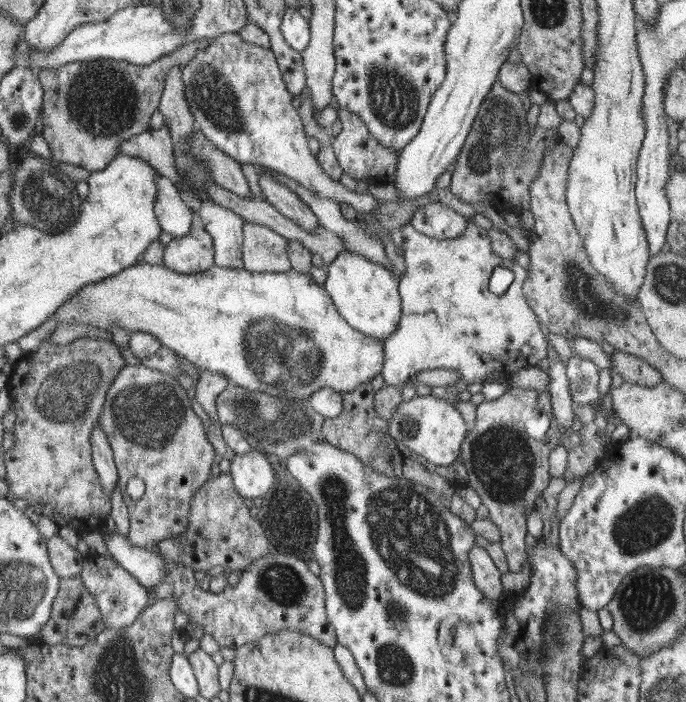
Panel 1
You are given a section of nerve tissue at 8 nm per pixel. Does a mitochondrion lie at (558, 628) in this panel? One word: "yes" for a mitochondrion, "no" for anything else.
yes

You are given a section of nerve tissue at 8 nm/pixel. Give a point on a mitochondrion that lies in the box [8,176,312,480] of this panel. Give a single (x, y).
(63, 394)

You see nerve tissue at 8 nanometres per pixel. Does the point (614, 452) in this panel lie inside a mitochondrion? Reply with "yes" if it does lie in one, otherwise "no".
no

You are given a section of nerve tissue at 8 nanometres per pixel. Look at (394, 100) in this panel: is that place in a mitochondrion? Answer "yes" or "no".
yes

